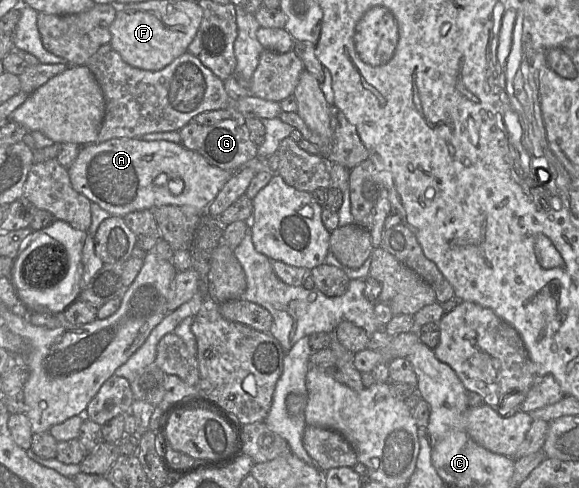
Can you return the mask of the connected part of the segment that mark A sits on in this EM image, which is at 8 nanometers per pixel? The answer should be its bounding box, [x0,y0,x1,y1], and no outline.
[67,138,234,217]

